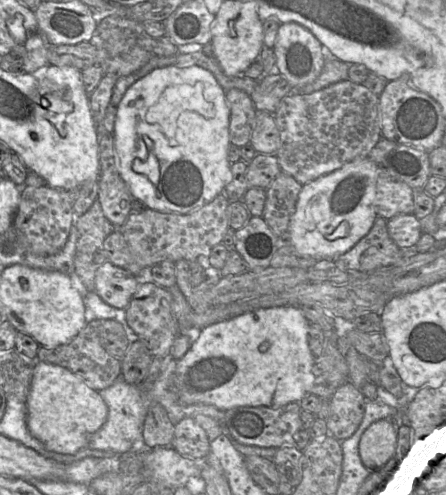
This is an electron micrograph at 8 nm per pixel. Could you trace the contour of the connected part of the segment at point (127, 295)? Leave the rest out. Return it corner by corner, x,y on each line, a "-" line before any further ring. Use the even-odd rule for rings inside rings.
107,261
97,267
94,292
110,306
125,310
138,284
132,273

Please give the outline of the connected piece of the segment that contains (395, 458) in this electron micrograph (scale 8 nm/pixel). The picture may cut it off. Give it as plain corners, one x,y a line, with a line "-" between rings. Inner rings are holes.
378,421
363,433
359,453
363,464
379,473
387,473
406,457
409,427

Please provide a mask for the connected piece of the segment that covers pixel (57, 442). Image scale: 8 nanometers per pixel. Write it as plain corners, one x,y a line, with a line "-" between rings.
35,361
34,374
26,400
27,426
30,433
40,440
47,450
60,454
74,454
88,446
92,434
99,430
108,416
108,407
99,391
69,369
47,362

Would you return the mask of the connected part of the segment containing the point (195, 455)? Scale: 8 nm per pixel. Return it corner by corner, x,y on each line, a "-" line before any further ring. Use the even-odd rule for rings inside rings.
193,417
175,424
173,447
181,456
194,461
205,461
210,454
210,441
205,430

